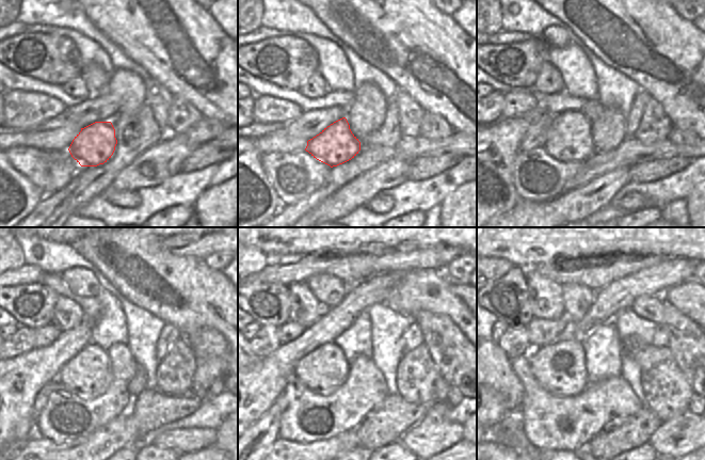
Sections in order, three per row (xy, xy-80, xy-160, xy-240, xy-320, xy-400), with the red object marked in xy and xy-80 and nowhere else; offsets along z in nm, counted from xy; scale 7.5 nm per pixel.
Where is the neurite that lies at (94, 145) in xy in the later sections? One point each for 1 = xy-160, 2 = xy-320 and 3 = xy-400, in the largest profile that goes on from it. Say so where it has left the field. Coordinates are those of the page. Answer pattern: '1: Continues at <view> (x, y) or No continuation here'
1: Continues at xy-160 (569, 140)
2: Continues at xy-320 (324, 369)
3: Continues at xy-400 (559, 367).

